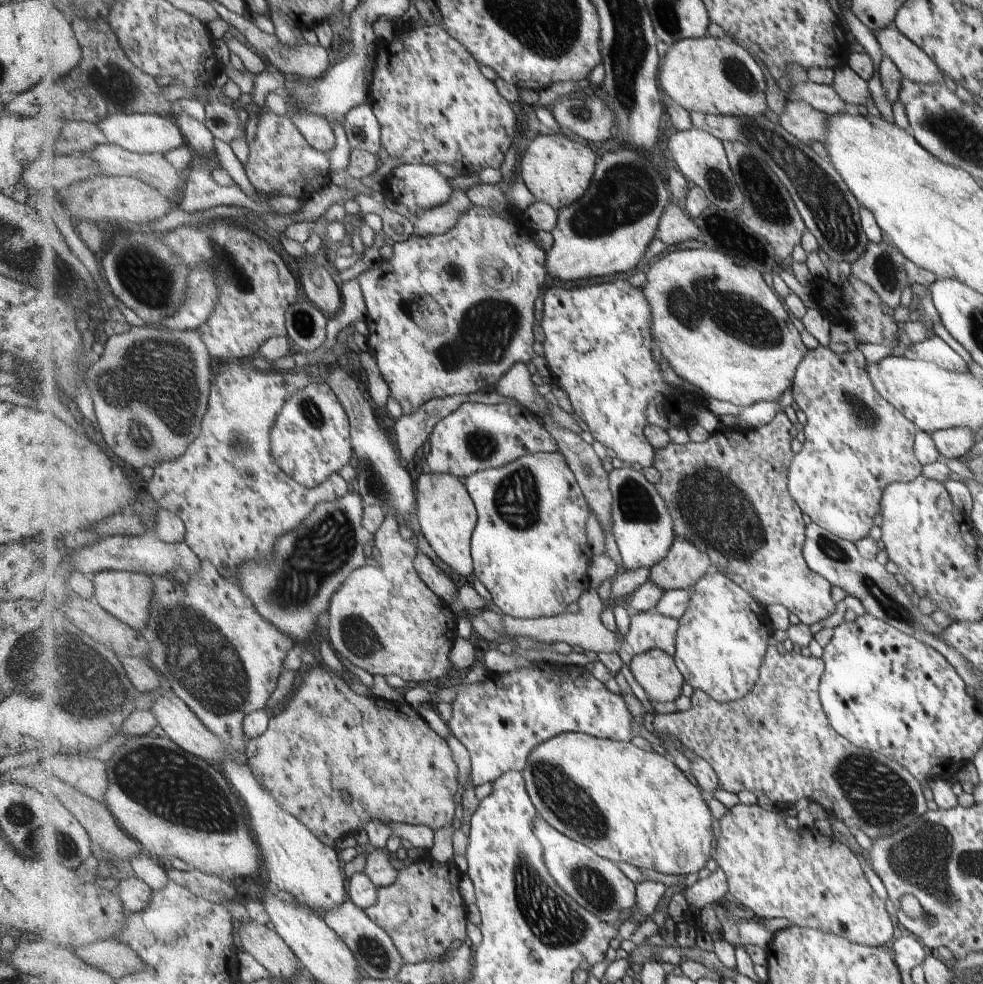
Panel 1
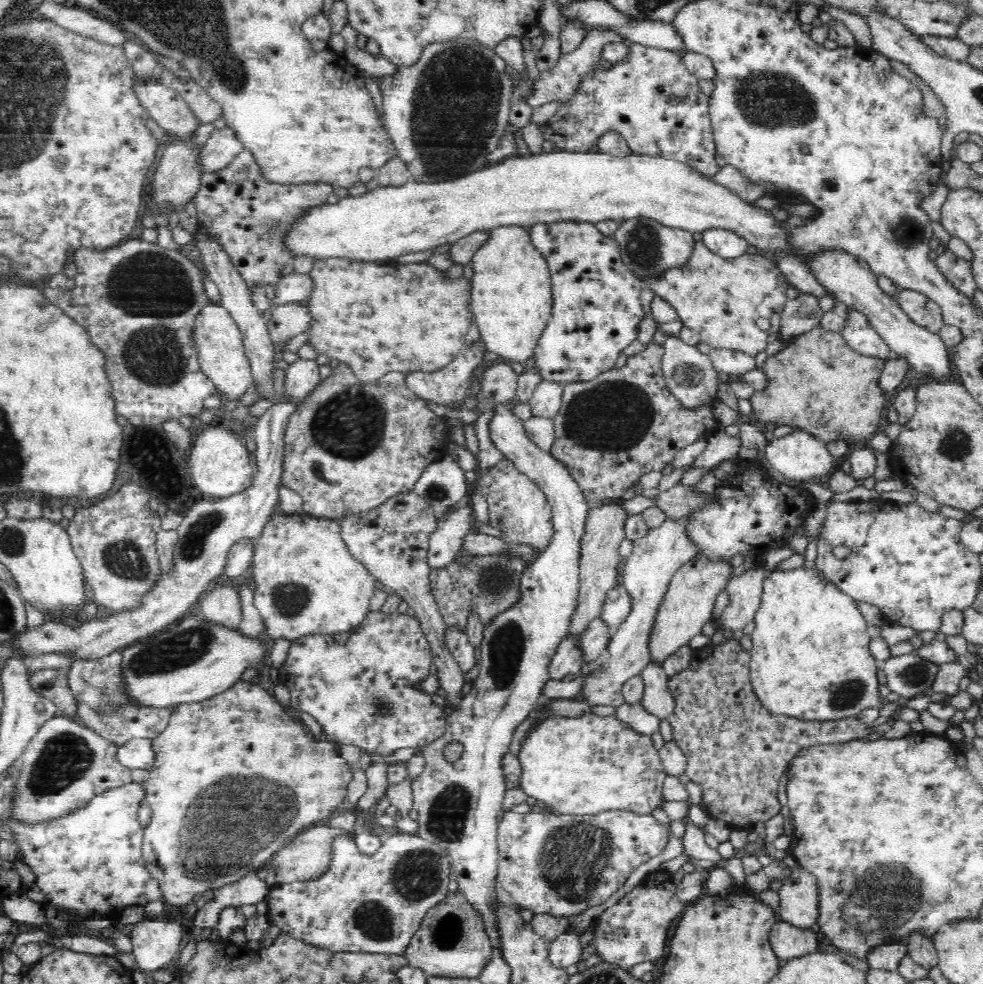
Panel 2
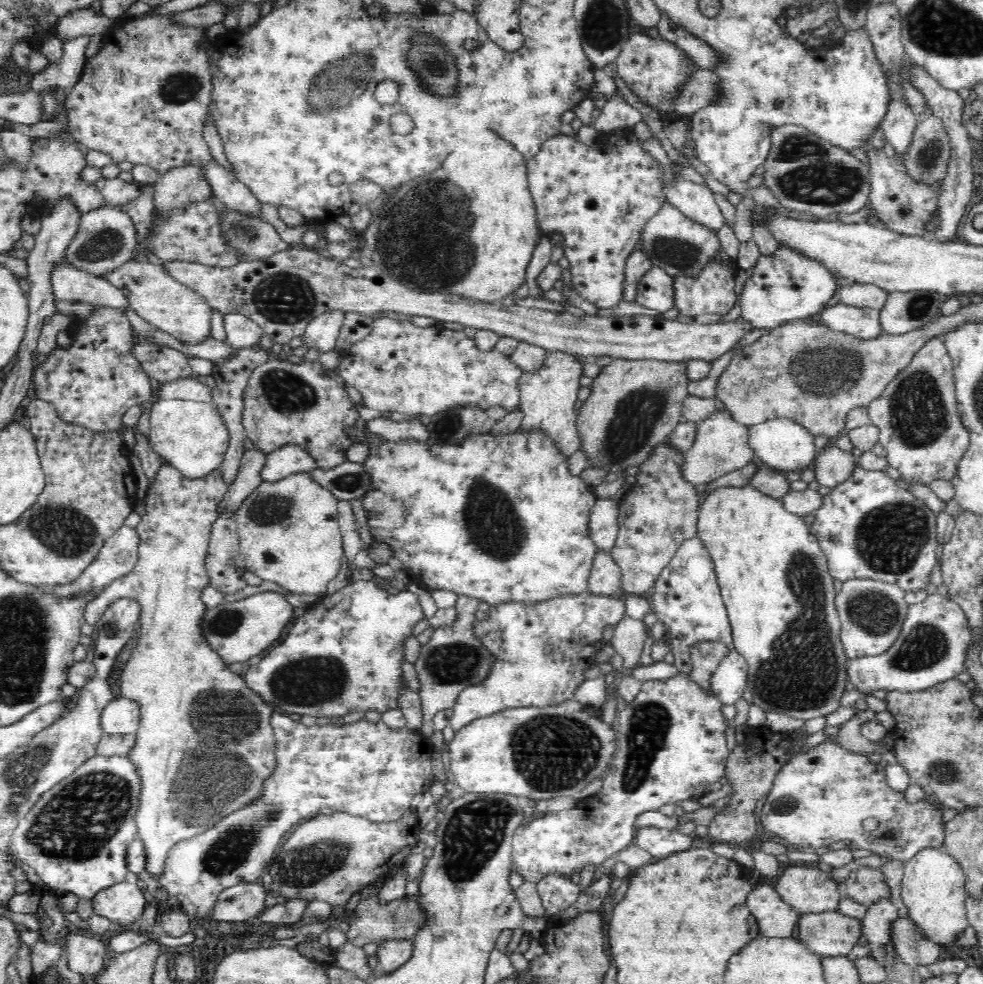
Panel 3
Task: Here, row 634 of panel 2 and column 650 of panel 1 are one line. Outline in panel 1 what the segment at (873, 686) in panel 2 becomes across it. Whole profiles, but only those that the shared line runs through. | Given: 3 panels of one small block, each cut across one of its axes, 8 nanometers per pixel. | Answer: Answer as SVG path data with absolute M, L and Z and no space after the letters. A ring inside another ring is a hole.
M570 732L537 745L523 774L540 816L560 833L583 842L606 859L685 877L705 868L715 851L713 814L703 792L675 766L670 756L643 750L630 741Z

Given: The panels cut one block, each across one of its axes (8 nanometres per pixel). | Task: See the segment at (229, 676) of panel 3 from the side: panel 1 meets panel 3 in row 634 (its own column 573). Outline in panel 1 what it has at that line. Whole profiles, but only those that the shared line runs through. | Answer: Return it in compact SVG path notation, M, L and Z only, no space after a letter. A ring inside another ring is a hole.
M538 134L528 146L520 162L520 176L528 190L539 201L561 210L585 196L597 167L593 150L562 134Z

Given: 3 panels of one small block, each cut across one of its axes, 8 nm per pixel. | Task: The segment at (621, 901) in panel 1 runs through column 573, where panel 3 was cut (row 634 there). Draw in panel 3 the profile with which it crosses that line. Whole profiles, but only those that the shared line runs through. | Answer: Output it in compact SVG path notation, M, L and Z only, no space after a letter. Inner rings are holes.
M853 577L845 580L840 592L838 594L836 592L834 604L836 604L836 616L840 619L840 642L847 658L880 655L886 648L892 646L892 642L900 634L900 628L909 607L905 602L905 594L905 591L896 584L889 584L883 580L872 580L867 577Z

